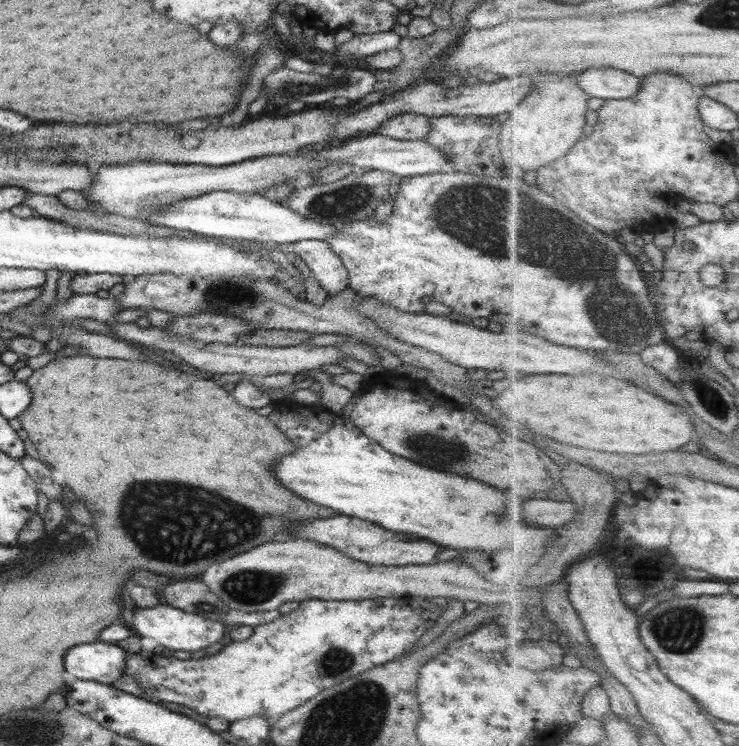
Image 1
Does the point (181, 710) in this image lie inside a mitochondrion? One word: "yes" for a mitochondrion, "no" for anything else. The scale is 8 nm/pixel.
no

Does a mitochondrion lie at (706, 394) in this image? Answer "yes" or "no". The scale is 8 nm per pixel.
yes

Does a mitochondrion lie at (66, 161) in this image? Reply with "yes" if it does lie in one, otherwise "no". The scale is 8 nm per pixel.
no

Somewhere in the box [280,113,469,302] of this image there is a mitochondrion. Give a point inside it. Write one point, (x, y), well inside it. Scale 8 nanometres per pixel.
(337, 203)

